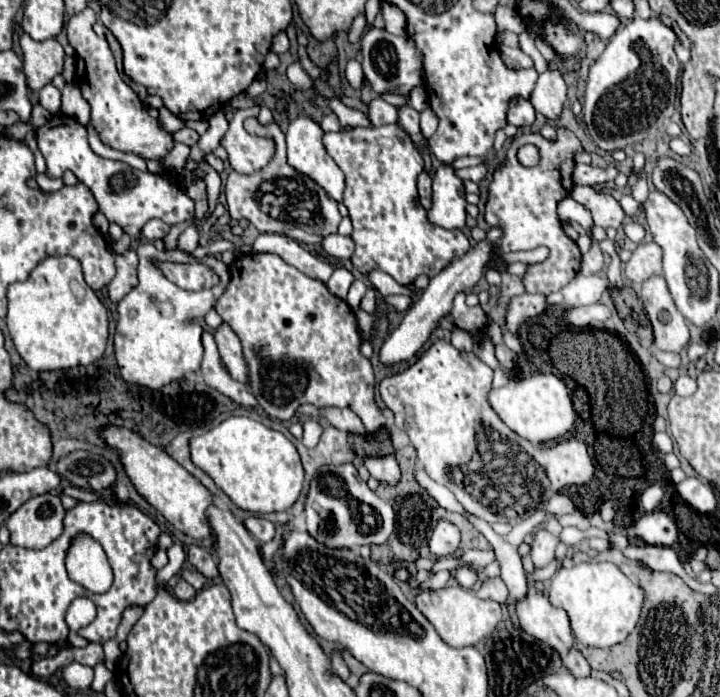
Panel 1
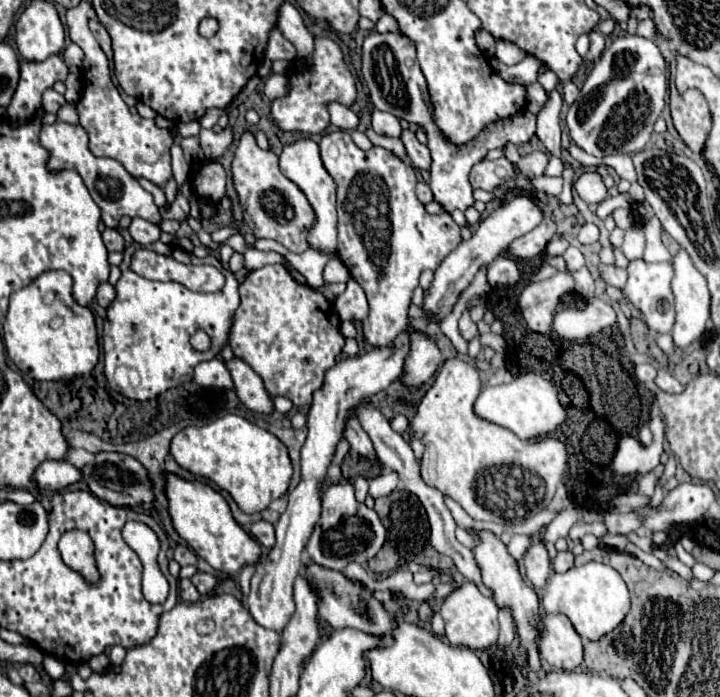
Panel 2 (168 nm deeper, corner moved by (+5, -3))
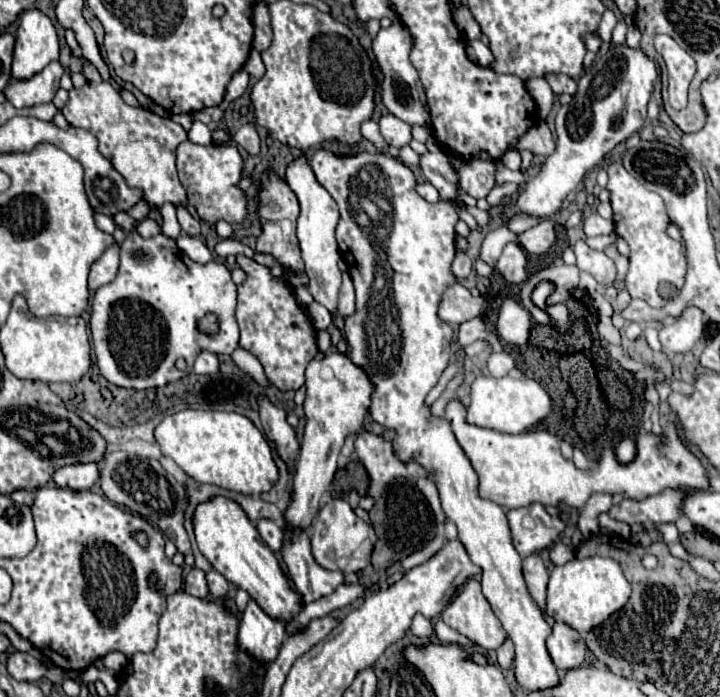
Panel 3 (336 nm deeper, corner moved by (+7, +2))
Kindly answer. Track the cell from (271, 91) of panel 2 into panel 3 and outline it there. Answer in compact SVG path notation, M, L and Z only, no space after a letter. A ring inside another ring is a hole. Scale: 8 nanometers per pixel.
M255 48L249 52L249 58L247 58L243 70L247 70L247 72L249 72L251 76L255 76L255 78L261 78L261 76L265 74L265 66L263 66L261 56L259 56L259 52L257 52Z

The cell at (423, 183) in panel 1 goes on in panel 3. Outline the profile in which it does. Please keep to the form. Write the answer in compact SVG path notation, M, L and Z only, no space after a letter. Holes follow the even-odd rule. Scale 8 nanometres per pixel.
M429 182L417 184L417 192L419 192L419 196L423 196L427 202L439 202L439 192L437 192Z

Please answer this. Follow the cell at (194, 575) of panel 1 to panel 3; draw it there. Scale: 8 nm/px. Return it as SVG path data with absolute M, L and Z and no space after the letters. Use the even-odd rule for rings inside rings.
M211 570L207 572L207 584L209 584L209 590L211 590L211 596L213 598L225 598L227 592L229 592L229 582L225 580L225 576L221 576L217 570Z

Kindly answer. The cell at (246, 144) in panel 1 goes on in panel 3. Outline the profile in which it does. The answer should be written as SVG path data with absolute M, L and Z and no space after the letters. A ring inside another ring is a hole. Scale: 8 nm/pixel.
M193 122L191 130L189 130L189 142L195 142L195 144L201 144L201 146L207 146L213 142L213 136L211 136L211 130L207 124L203 122Z

